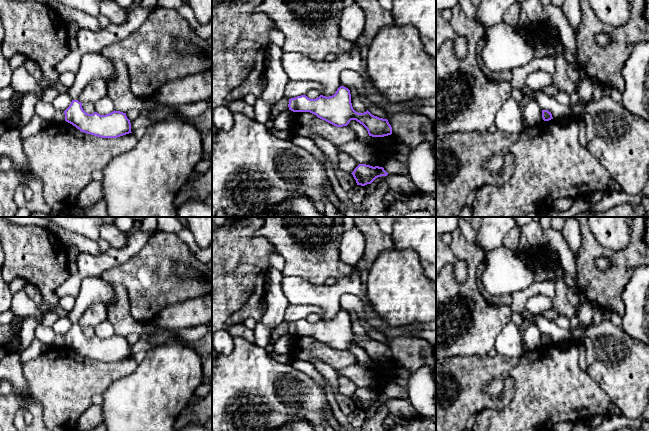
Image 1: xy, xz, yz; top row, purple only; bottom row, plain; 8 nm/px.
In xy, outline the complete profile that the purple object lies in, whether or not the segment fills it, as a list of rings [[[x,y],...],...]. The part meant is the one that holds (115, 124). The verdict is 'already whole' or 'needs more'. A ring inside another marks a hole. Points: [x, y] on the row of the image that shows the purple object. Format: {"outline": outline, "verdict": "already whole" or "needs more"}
{"outline": [[[72,100],[69,107],[64,111],[65,121],[75,126],[81,132],[101,138],[117,138],[131,132],[131,123],[126,113],[113,111],[106,115],[97,112],[86,113],[82,103]]], "verdict": "already whole"}

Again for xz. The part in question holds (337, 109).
{"outline": [[[340,86],[336,93],[329,97],[320,95],[316,99],[310,99],[306,95],[301,95],[291,98],[288,107],[293,112],[310,112],[336,127],[347,126],[351,120],[356,120],[367,129],[369,136],[372,137],[384,137],[392,134],[392,127],[387,119],[374,116],[368,110],[364,113],[356,112],[352,107],[350,90],[344,86]]], "verdict": "already whole"}

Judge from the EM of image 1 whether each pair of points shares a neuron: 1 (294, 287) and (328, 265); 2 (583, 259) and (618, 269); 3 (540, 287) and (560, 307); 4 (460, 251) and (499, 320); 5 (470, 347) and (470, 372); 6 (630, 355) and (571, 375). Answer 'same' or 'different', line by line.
1: different
2: same
3: different
4: same
5: different
6: different

